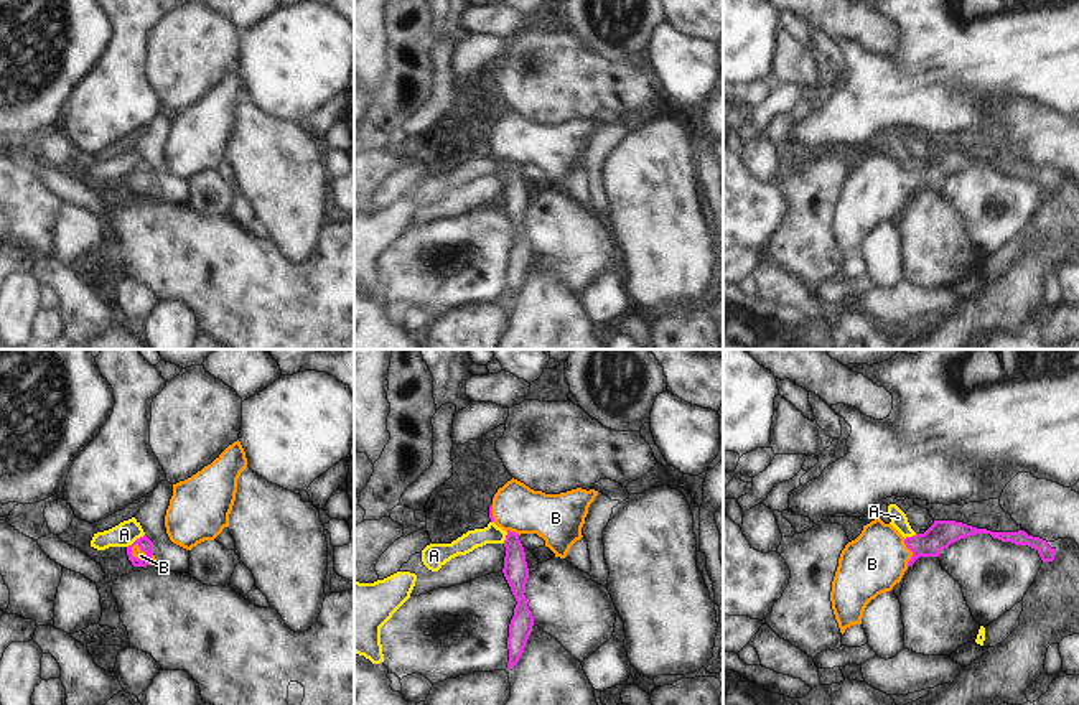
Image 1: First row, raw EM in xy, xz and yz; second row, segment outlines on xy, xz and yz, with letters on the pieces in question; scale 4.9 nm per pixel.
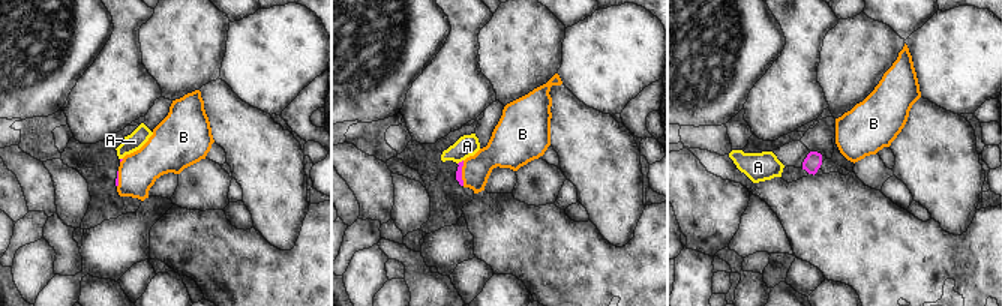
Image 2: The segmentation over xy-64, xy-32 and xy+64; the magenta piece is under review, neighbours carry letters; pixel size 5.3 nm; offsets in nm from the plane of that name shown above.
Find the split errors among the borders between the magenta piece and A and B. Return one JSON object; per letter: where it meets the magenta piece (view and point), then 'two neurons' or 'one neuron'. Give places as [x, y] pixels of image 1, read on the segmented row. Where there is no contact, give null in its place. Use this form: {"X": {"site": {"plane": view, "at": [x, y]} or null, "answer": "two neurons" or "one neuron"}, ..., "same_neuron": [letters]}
{"A": {"site": {"plane": "xy", "at": [137, 539]}, "answer": "two neurons"}, "B": {"site": {"plane": "yz", "at": [911, 550]}, "answer": "one neuron"}, "same_neuron": ["B"]}

